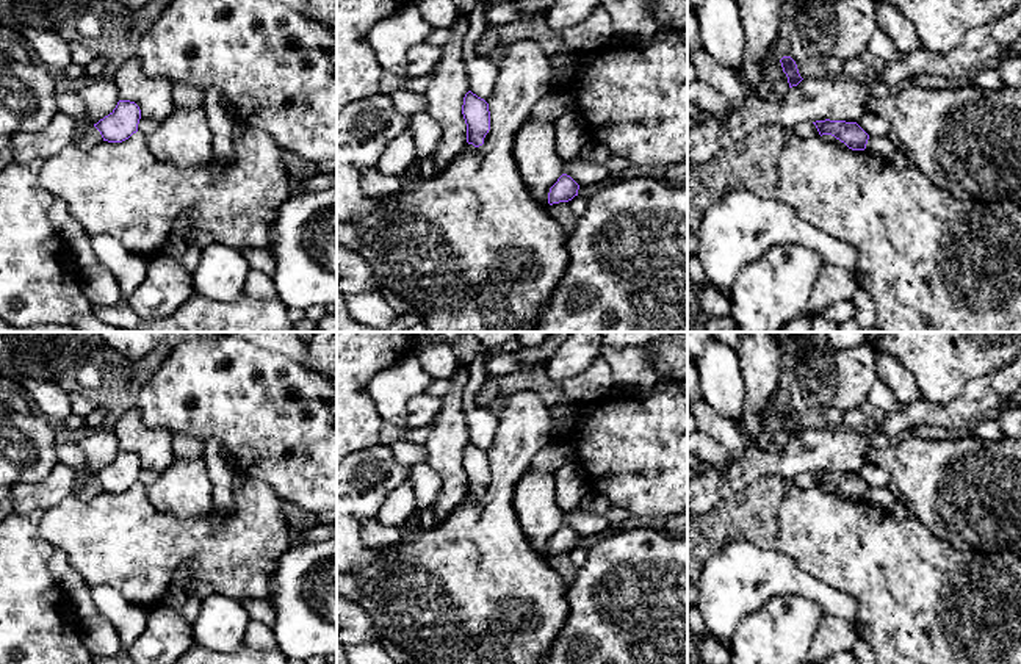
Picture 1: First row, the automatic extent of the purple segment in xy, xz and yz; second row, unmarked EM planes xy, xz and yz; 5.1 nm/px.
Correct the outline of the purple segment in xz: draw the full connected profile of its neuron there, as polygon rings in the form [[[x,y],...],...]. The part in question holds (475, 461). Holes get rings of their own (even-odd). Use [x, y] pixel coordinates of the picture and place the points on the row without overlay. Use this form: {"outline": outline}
{"outline": [[[468,442],[464,448],[462,465],[467,475],[467,493],[479,498],[490,481],[489,454]]]}

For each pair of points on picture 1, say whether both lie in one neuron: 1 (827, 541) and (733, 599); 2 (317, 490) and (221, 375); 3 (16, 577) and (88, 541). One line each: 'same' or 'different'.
1: different
2: same
3: different

